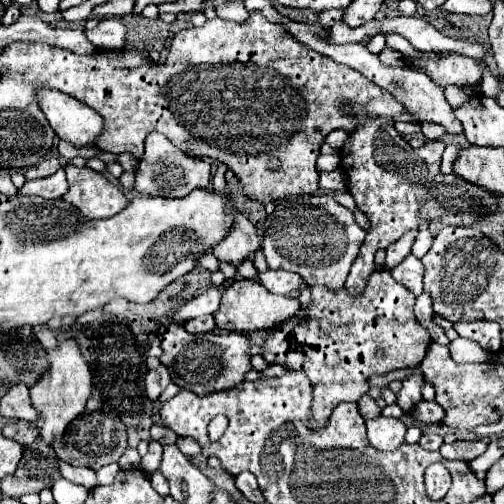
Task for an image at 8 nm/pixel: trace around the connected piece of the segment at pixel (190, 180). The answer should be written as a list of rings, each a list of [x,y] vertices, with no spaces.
[[[150,133],[146,137],[146,151],[136,169],[136,185],[134,189],[142,195],[158,195],[158,197],[184,197],[194,189],[206,189],[210,185],[210,165],[186,155],[176,149],[164,135]]]

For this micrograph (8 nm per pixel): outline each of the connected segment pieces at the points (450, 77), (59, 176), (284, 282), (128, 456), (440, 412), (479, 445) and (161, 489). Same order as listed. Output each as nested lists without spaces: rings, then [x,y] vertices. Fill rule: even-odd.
[[[444,53],[444,57],[440,61],[410,61],[416,67],[424,67],[426,73],[440,85],[458,85],[458,87],[466,87],[466,85],[478,85],[482,81],[482,67],[478,65],[476,59],[458,55],[458,53]]]
[[[60,169],[58,173],[54,173],[50,177],[44,177],[44,179],[26,181],[20,187],[22,195],[38,195],[44,199],[60,199],[66,191],[68,191],[68,181],[64,175],[64,169]]]
[[[268,269],[268,271],[260,273],[260,283],[270,293],[288,295],[290,291],[296,291],[302,285],[302,279],[300,279],[300,275],[290,273],[290,271],[272,271],[272,269]]]
[[[128,447],[126,453],[120,457],[118,465],[120,465],[122,469],[136,469],[136,467],[140,465],[140,455],[138,455],[138,451],[132,449],[132,447]]]
[[[422,399],[414,405],[410,415],[420,423],[440,423],[440,419],[444,417],[444,409],[440,409],[440,405],[436,401]]]
[[[454,441],[452,445],[442,445],[440,453],[446,459],[456,459],[456,461],[472,461],[478,455],[486,451],[484,441]]]
[[[154,471],[154,473],[150,475],[150,481],[152,481],[152,487],[154,487],[158,493],[162,493],[162,495],[168,495],[168,493],[170,493],[168,481],[164,479],[164,475],[162,475],[160,471]]]

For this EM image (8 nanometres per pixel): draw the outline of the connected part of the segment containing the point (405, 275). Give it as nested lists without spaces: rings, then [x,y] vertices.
[[[408,255],[398,267],[394,267],[392,277],[396,283],[404,285],[408,291],[412,291],[414,295],[422,293],[422,275],[424,275],[424,267],[420,263],[420,259],[416,259],[414,255]]]

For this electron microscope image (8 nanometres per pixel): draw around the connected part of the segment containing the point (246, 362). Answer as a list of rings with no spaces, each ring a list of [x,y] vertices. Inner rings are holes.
[[[176,323],[162,325],[158,329],[158,337],[162,343],[160,363],[170,371],[172,381],[196,395],[204,397],[216,391],[224,391],[244,381],[244,375],[252,369],[248,347],[250,341],[242,333],[200,333],[192,335],[184,327]]]

